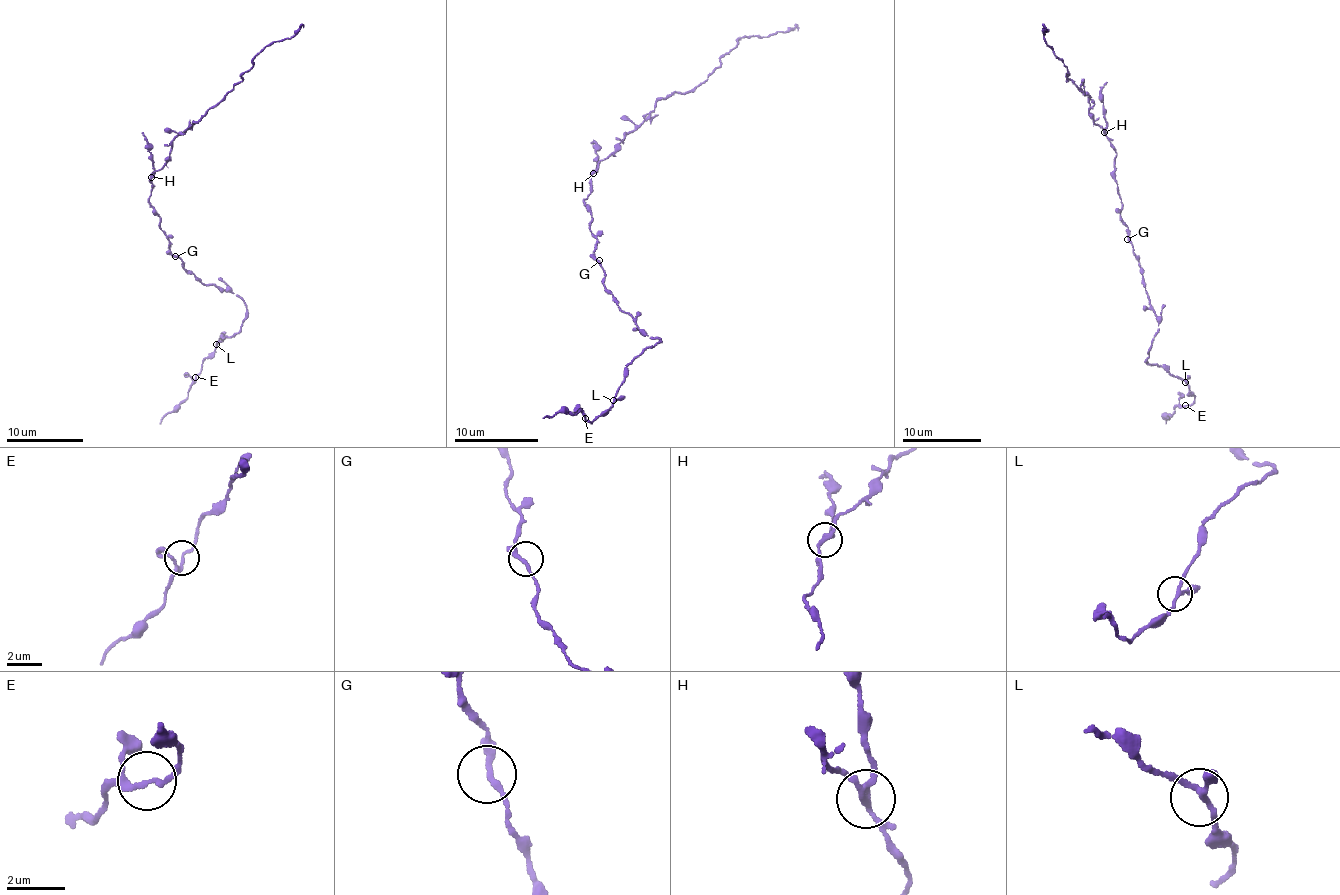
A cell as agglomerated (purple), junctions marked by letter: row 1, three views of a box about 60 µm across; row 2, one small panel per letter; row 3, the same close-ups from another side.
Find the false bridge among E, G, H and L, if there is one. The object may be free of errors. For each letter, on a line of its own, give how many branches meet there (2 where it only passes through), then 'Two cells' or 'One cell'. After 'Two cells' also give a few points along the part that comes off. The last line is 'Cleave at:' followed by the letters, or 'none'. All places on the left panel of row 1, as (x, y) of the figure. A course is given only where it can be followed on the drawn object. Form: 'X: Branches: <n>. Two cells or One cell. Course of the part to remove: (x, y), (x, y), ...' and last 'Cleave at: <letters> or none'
E: Branches: 3. One cell
G: Branches: 3. One cell
H: Branches: 3. Two cells. Course of the part to remove: (151, 177), (166, 162), (172, 140), (242, 80), (240, 75), (252, 59), (274, 42), (289, 39), (303, 23)
L: Branches: 3. One cell
Cleave at: H

